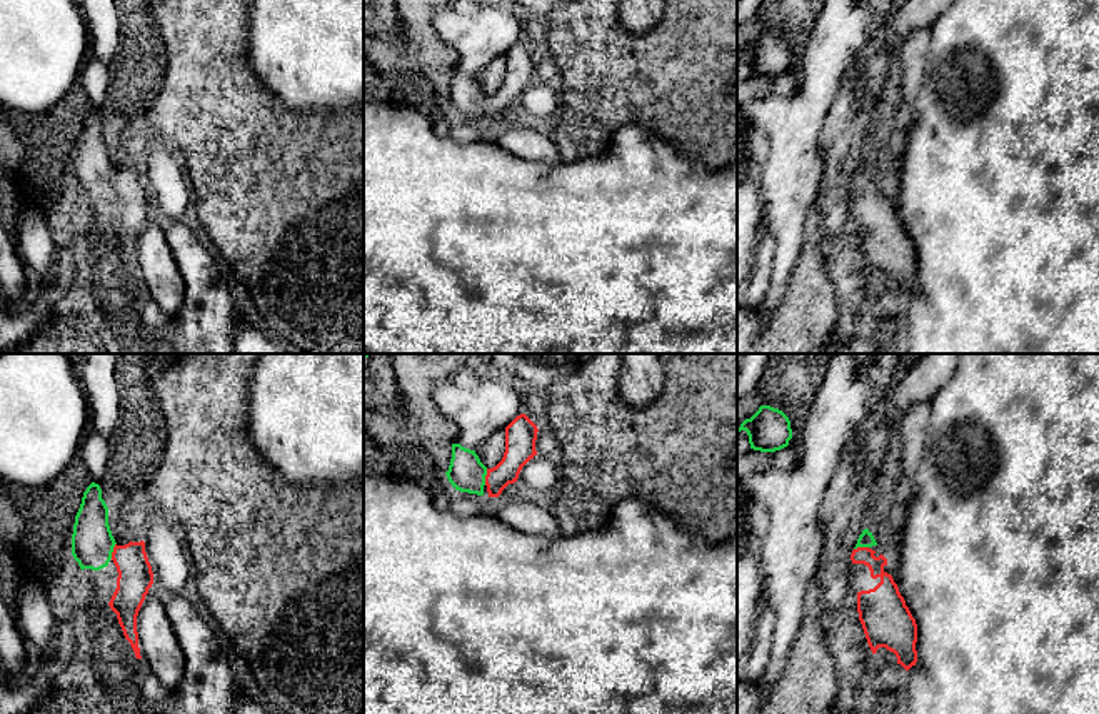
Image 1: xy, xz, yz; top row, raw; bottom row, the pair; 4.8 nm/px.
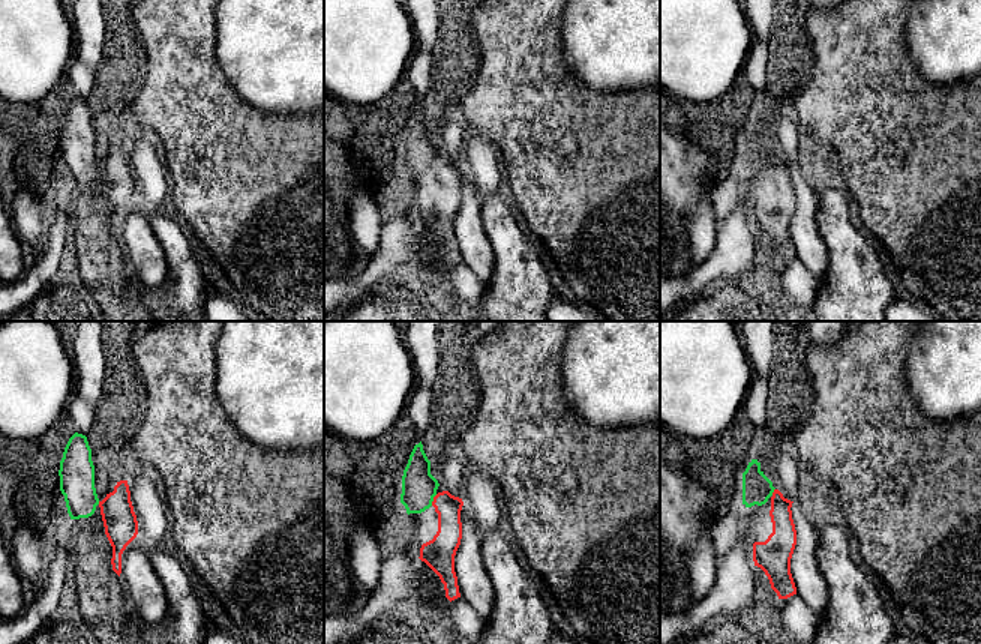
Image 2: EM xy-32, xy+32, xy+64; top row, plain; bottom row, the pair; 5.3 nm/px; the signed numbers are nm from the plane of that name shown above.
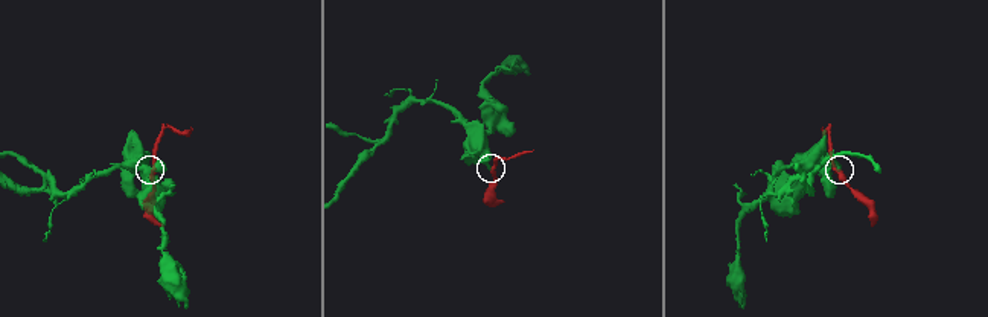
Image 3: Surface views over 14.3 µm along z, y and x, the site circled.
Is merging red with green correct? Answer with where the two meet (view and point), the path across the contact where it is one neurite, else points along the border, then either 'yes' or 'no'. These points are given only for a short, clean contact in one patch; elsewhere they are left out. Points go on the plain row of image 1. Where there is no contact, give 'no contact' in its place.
meets red in xz at (486, 104); runs through xz (521, 65), (517, 80), (486, 104), (466, 99); yes

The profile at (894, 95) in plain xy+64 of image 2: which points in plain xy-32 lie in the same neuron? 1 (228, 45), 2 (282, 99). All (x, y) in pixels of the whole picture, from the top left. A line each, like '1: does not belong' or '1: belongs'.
1: does not belong
2: does not belong

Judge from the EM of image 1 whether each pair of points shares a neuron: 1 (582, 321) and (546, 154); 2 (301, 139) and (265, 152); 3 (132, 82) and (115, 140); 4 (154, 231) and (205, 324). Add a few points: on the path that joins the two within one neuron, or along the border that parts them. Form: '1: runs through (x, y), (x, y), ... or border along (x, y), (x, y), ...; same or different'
1: border along (561, 162), (547, 165); different
2: runs through (292, 147), (287, 152), (274, 152); same
3: runs through (129, 97), (117, 119), (117, 125); same
4: border along (169, 249), (184, 284), (184, 301), (174, 317); different

